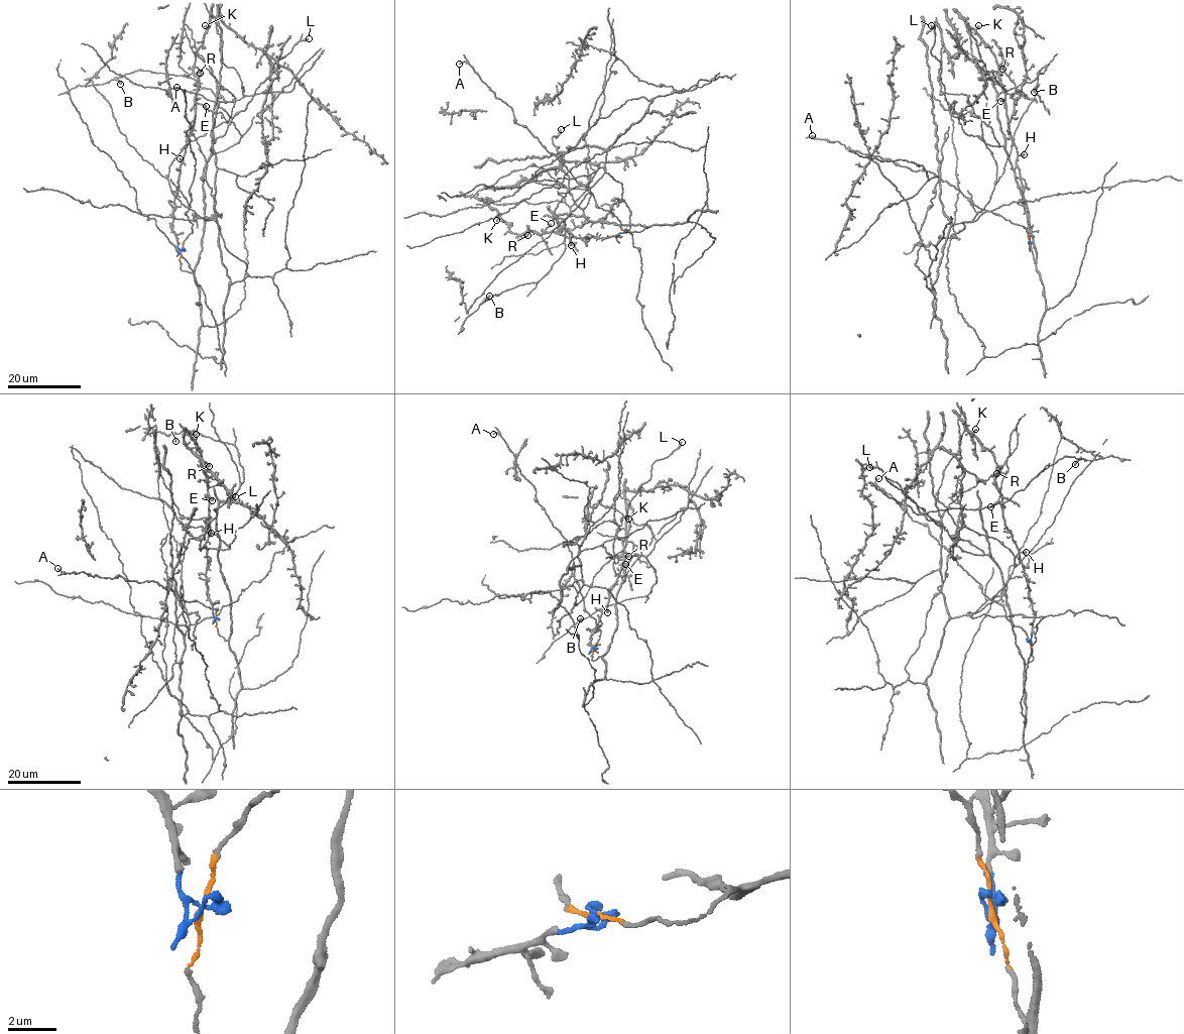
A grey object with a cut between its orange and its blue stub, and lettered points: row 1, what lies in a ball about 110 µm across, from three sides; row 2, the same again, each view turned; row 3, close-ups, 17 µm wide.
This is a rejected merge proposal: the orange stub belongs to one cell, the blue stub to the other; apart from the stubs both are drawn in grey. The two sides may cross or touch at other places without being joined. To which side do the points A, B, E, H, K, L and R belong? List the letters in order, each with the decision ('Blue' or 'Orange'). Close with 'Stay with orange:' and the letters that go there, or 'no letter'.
A: Orange
B: Orange
E: Blue
H: Blue
K: Blue
L: Orange
R: Blue
Stay with orange: A, B, L

